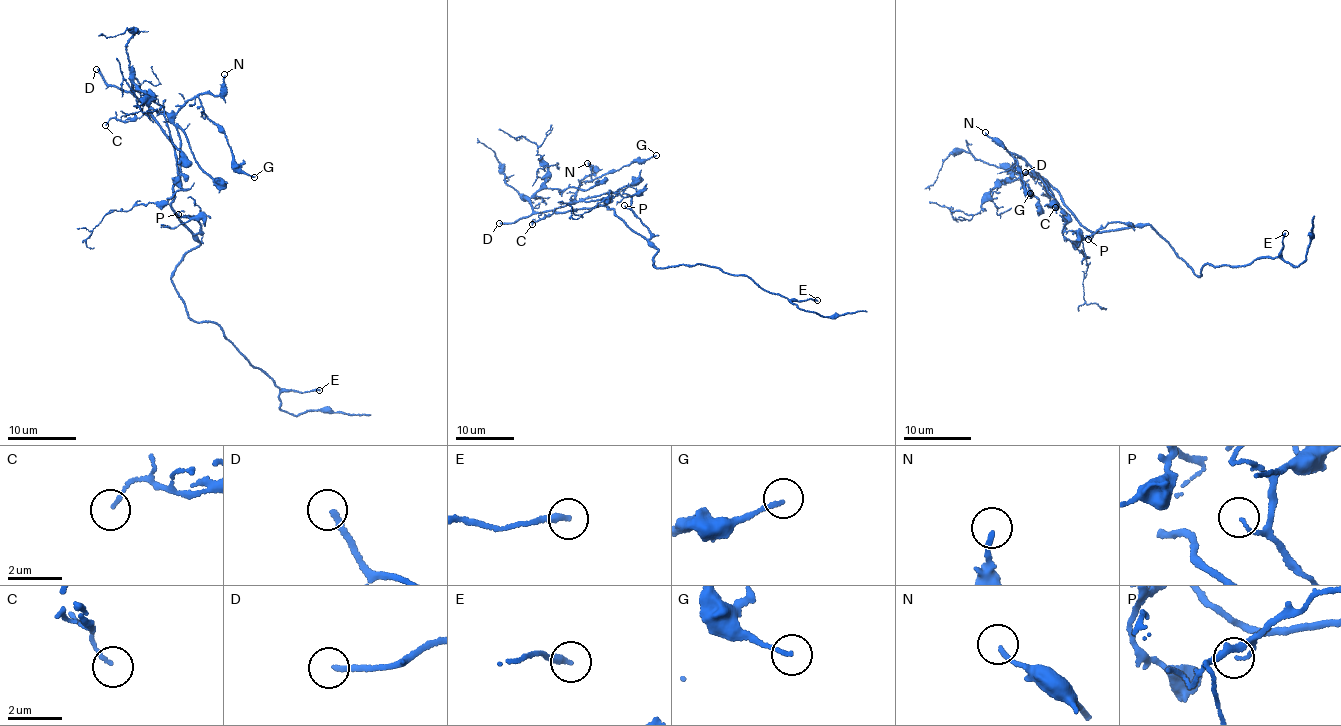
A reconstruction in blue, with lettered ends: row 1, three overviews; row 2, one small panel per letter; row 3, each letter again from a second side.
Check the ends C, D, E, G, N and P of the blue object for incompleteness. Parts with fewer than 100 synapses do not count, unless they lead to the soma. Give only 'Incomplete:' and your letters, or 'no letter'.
Incomplete: D

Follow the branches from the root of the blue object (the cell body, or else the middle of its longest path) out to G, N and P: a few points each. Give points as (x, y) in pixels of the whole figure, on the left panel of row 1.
G: (200, 244), (171, 204), (180, 172), (175, 121), (190, 98), (224, 135), (240, 168), (254, 177)
N: (200, 244), (183, 226), (171, 204), (180, 172), (181, 143), (175, 121), (194, 96), (220, 92), (224, 74)
P: (200, 244), (194, 235), (201, 228), (196, 220), (178, 214)

